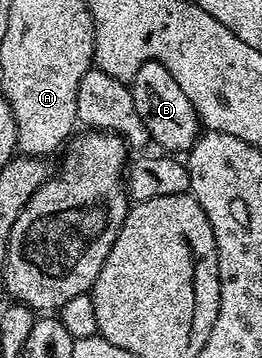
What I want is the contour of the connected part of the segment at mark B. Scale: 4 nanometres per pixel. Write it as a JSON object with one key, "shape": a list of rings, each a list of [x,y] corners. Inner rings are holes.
{"shape":[[[156,60],[143,63],[138,73],[129,83],[131,98],[134,99],[135,112],[142,118],[149,139],[170,154],[184,154],[192,148],[202,125],[190,98],[182,91],[182,86],[174,81],[170,70]]]}

